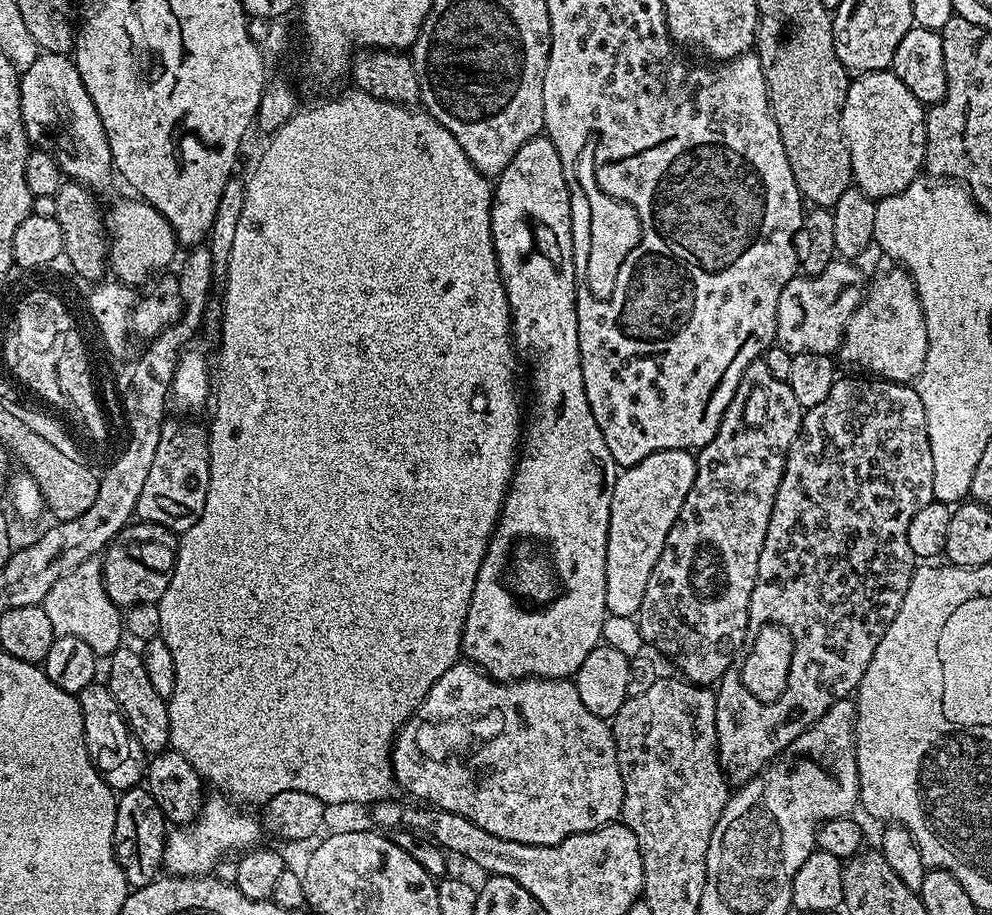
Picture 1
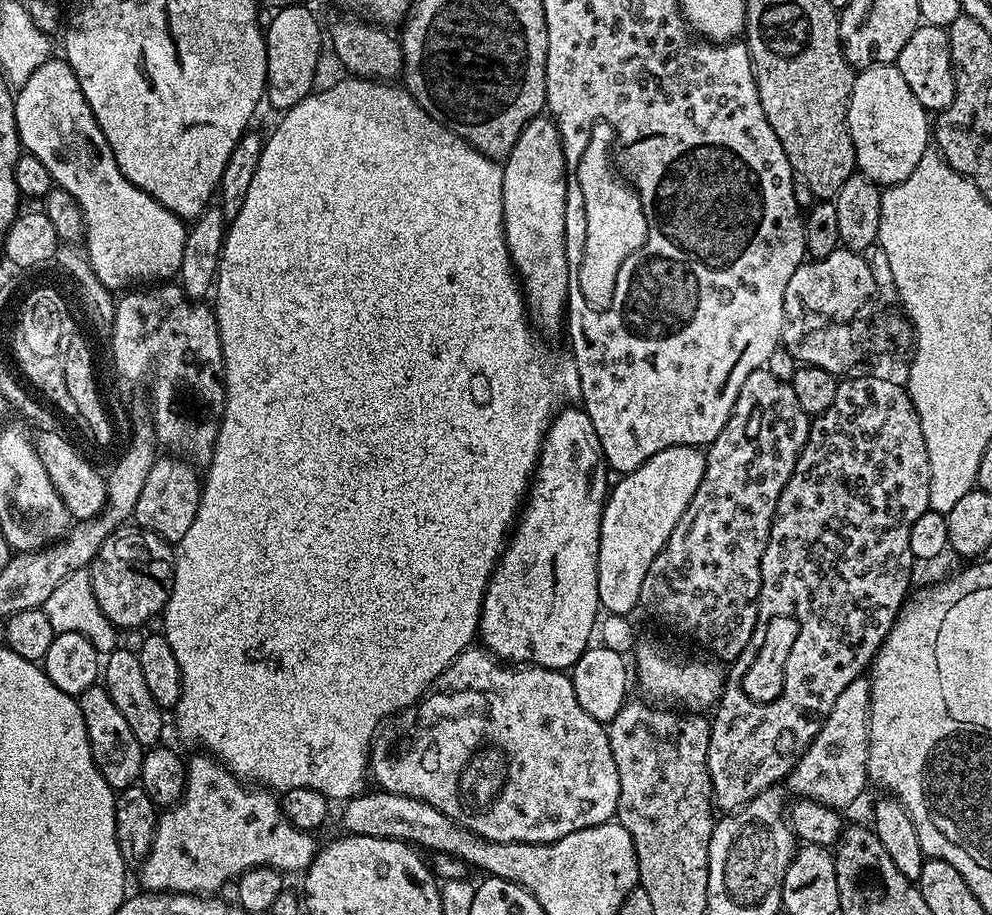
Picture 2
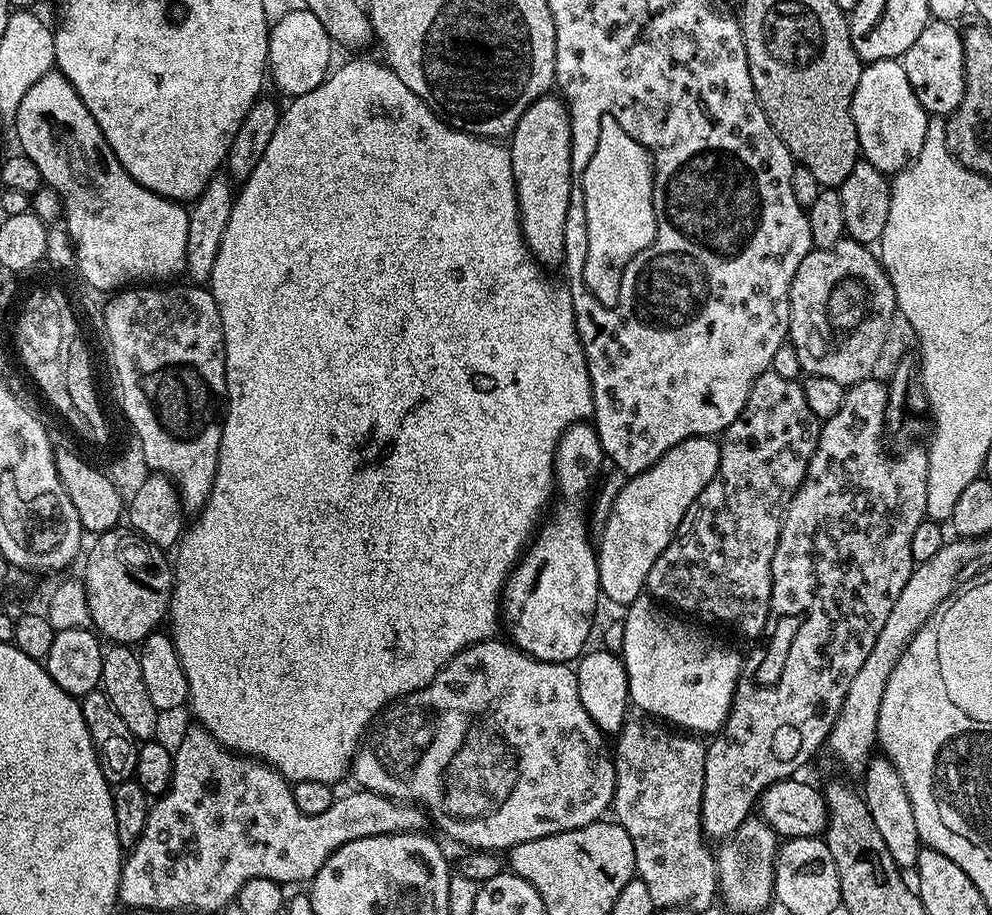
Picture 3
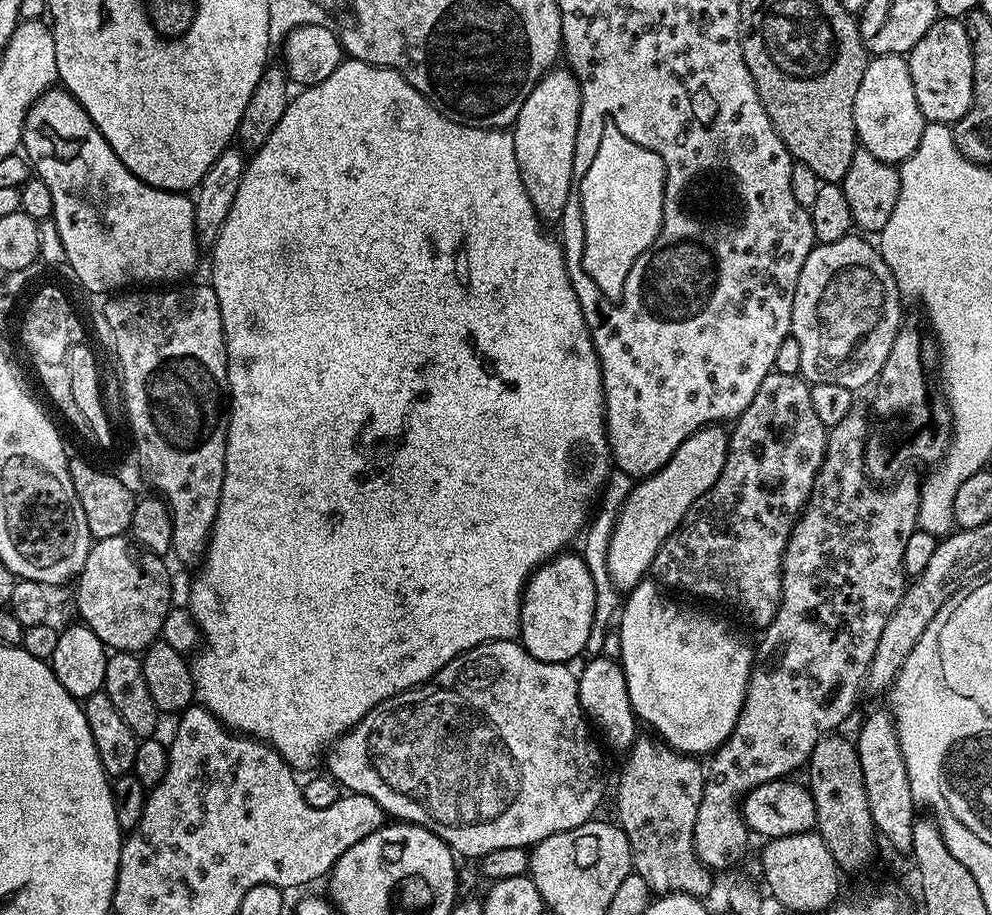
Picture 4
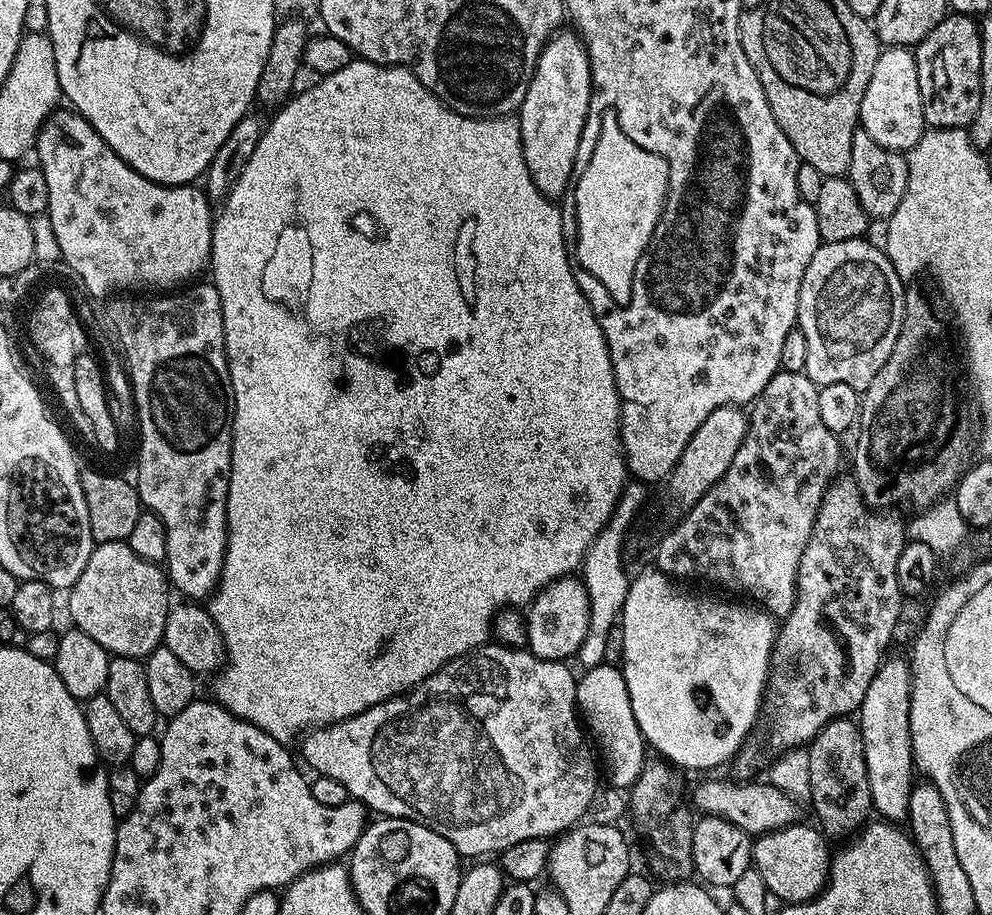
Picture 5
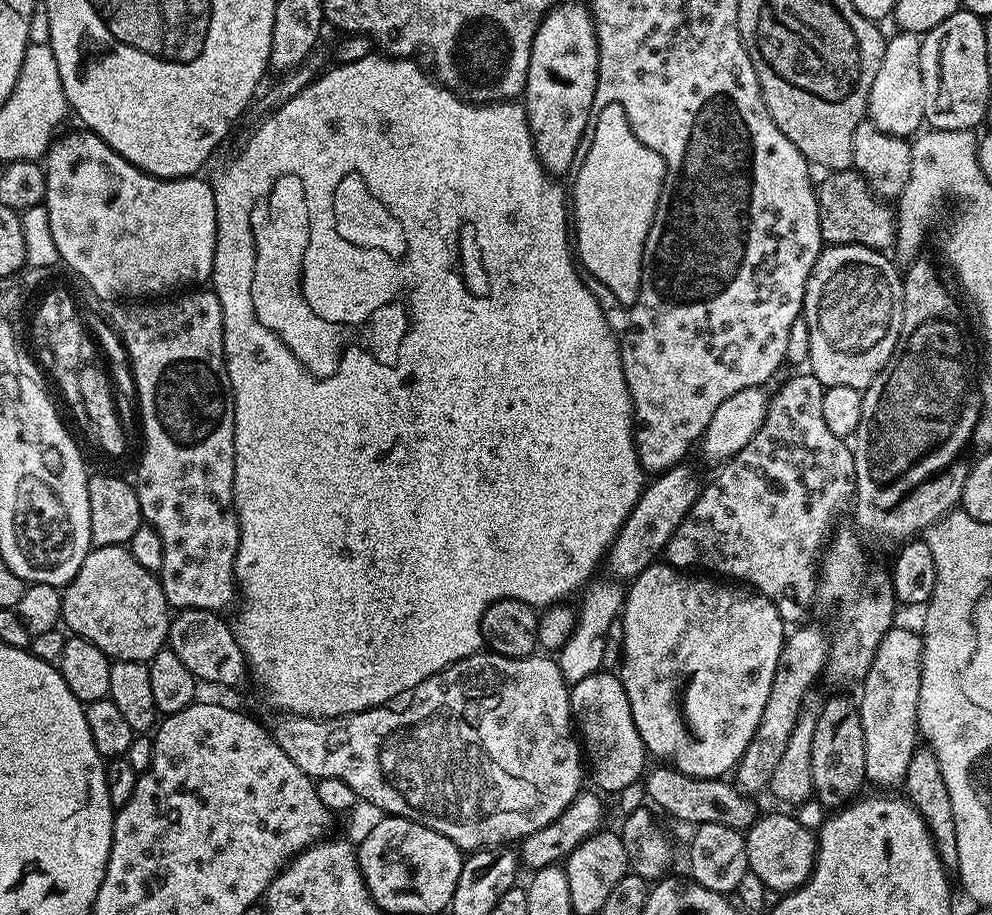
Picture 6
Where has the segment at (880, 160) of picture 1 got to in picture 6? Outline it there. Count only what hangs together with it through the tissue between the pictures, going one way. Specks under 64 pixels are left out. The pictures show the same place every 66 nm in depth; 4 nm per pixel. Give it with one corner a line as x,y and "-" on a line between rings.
903,30
895,33
897,36
887,41
882,54
882,66
878,66
878,75
874,77
874,86
870,86
867,119
872,121
886,134
912,138
921,131
924,119
924,91
922,90
922,70
920,69
920,41
921,37
914,32

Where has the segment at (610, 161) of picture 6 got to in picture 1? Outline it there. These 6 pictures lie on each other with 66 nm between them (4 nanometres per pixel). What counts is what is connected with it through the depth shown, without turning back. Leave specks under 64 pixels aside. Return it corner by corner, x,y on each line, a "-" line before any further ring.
590,139
583,146
581,154
578,154
576,167
576,177
588,202
587,264
582,278
596,300
608,300
617,285
618,270
621,269
622,262
640,240
640,220
630,205
605,194
597,185
595,157
596,141

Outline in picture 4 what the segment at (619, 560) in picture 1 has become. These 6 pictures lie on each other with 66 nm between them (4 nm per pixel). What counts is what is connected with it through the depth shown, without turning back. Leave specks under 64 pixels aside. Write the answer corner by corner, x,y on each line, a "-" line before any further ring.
710,424
707,428
700,428
694,434
690,434
686,438
686,442
682,442
682,446
678,446
678,450
674,450
672,457
658,471
643,477
634,484
632,493
626,498
626,502
618,514
613,538
610,540
610,580
621,593
631,592
634,586
641,584
651,573
652,563
658,550
670,538
670,534
674,534
674,530
680,525
682,518
686,518
690,506
694,506
694,502
698,502
698,498
702,498
702,494
706,494
706,490
710,490
710,486
714,486
714,482
718,482
718,474
722,474
722,466
726,466
728,457
729,433
725,429
723,432
722,429
720,424

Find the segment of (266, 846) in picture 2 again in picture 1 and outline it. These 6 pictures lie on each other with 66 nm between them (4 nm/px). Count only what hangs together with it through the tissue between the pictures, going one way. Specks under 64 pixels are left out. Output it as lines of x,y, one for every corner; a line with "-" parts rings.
223,794
209,795
192,823
173,827
165,835
163,871
170,876
207,876
225,854
240,854
247,849
257,847
261,843
262,825
255,815
247,816
244,812
247,811
241,810

